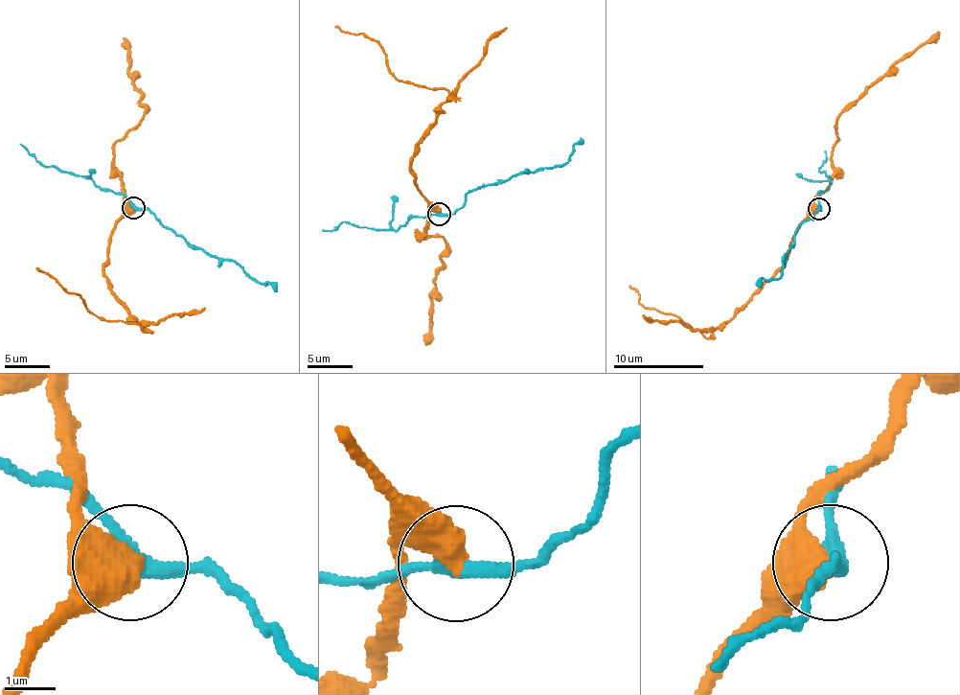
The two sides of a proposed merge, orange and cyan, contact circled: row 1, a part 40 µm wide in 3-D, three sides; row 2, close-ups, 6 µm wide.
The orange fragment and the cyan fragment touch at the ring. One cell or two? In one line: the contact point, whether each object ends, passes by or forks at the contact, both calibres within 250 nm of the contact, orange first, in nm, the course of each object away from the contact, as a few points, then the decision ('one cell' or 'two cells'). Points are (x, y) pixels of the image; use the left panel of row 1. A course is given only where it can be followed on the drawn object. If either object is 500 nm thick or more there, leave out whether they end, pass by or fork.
(133, 208) | 650/280 nm | orange via (134, 207), (115, 226), (104, 267), (111, 293), (128, 314), (143, 325), (96, 317), (82, 299), (36, 268) | cyan via (134, 207), (149, 212), (193, 246), (239, 264), (262, 284), (269, 283), (276, 291) | two cells

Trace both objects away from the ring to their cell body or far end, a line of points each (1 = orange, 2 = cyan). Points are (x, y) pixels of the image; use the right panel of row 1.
1: (818, 208), (796, 229), (787, 262), (727, 321), (705, 332), (691, 328), (674, 314), (647, 309), (628, 286)
2: (818, 208), (819, 211), (797, 228), (792, 244), (781, 260), (782, 273), (776, 279), (761, 279), (759, 288)

